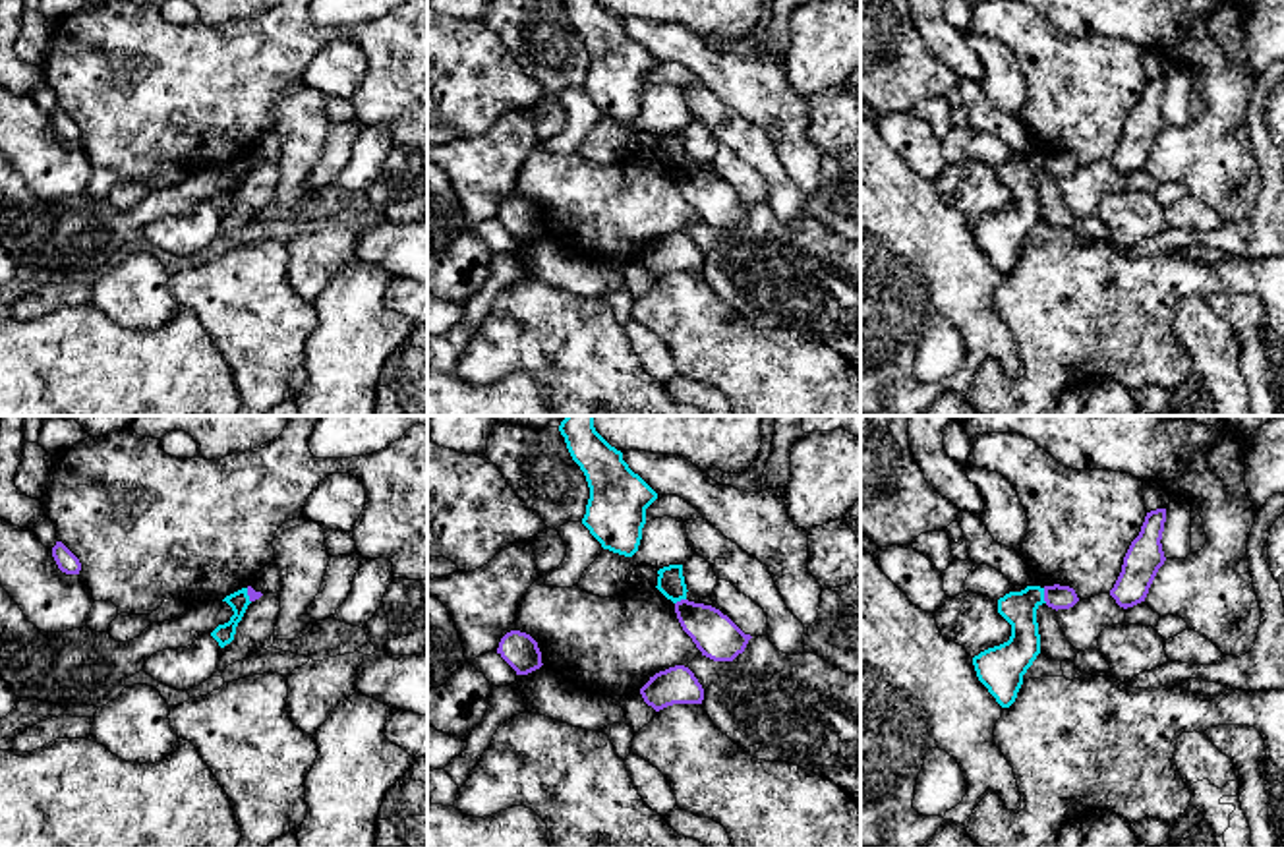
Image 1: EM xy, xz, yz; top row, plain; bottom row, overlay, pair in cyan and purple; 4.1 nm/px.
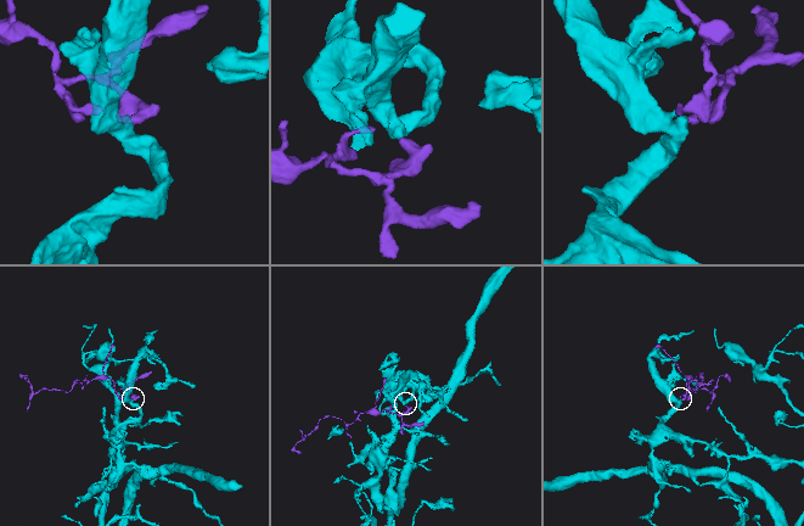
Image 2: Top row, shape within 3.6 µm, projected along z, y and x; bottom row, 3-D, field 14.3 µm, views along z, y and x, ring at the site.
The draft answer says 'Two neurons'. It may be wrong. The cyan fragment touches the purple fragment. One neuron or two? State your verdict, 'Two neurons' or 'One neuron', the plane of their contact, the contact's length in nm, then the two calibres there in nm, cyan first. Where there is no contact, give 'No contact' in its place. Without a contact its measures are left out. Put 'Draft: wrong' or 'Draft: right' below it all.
Two neurons. Touches cyan in yz. Shared border 70 nm. Thickness 140 nm (cyan) against 100 nm
Draft: right

